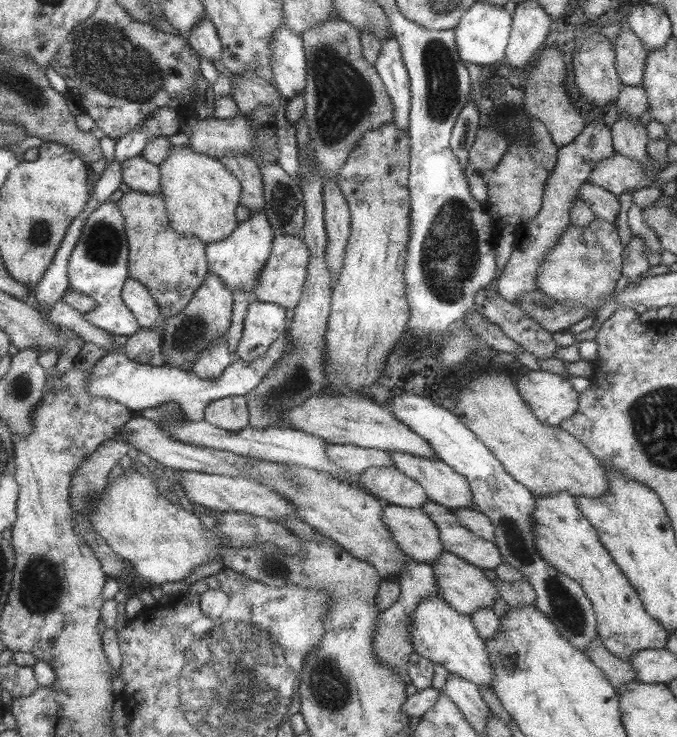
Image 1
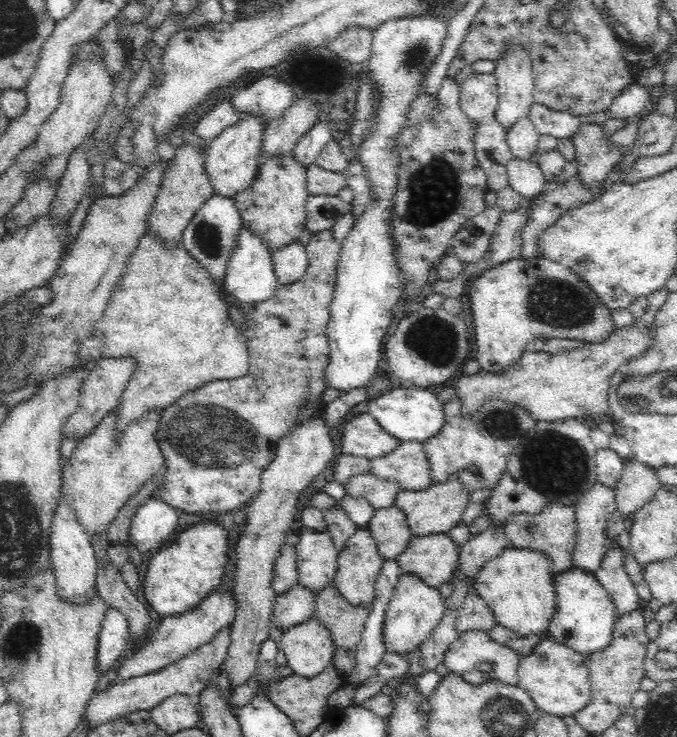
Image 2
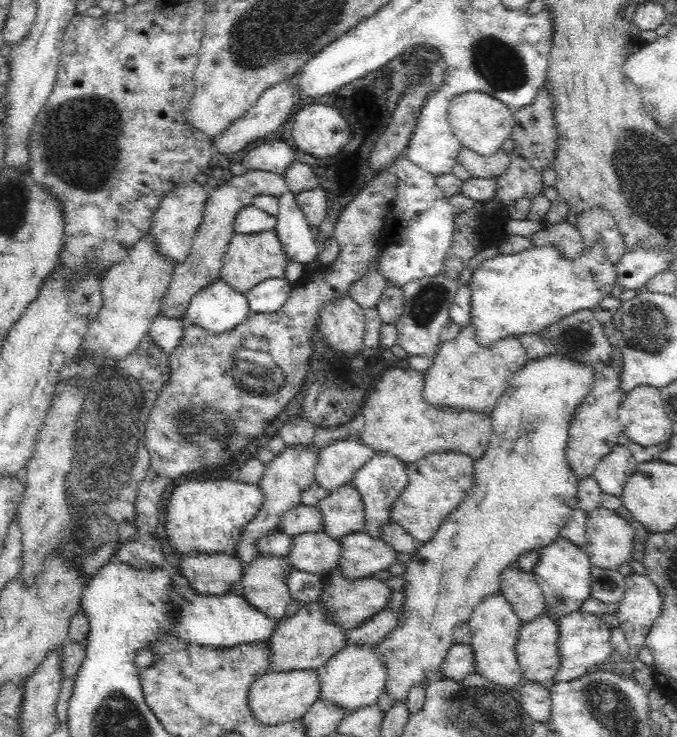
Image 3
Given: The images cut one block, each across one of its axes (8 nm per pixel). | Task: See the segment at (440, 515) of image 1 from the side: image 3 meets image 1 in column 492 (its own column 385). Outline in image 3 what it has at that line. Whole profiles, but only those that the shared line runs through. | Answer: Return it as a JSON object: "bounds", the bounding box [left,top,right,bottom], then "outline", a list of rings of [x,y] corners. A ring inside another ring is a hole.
{"bounds":[338,531,396,581],"outline":[[[362,531],[343,536],[338,567],[349,581],[370,577],[396,563],[396,551],[382,539]]]}

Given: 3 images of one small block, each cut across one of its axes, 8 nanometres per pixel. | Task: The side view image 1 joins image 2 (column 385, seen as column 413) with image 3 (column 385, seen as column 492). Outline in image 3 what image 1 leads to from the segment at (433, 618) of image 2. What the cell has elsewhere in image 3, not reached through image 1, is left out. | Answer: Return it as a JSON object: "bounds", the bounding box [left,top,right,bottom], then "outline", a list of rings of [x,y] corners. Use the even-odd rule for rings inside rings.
{"bounds":[315,645,387,714],"outline":[[[346,645],[340,649],[340,652],[336,652],[323,667],[317,668],[315,671],[319,673],[319,697],[330,705],[339,706],[346,714],[356,712],[362,707],[376,706],[385,689],[387,679],[387,668],[384,668],[382,657],[378,655],[375,645]]]}

